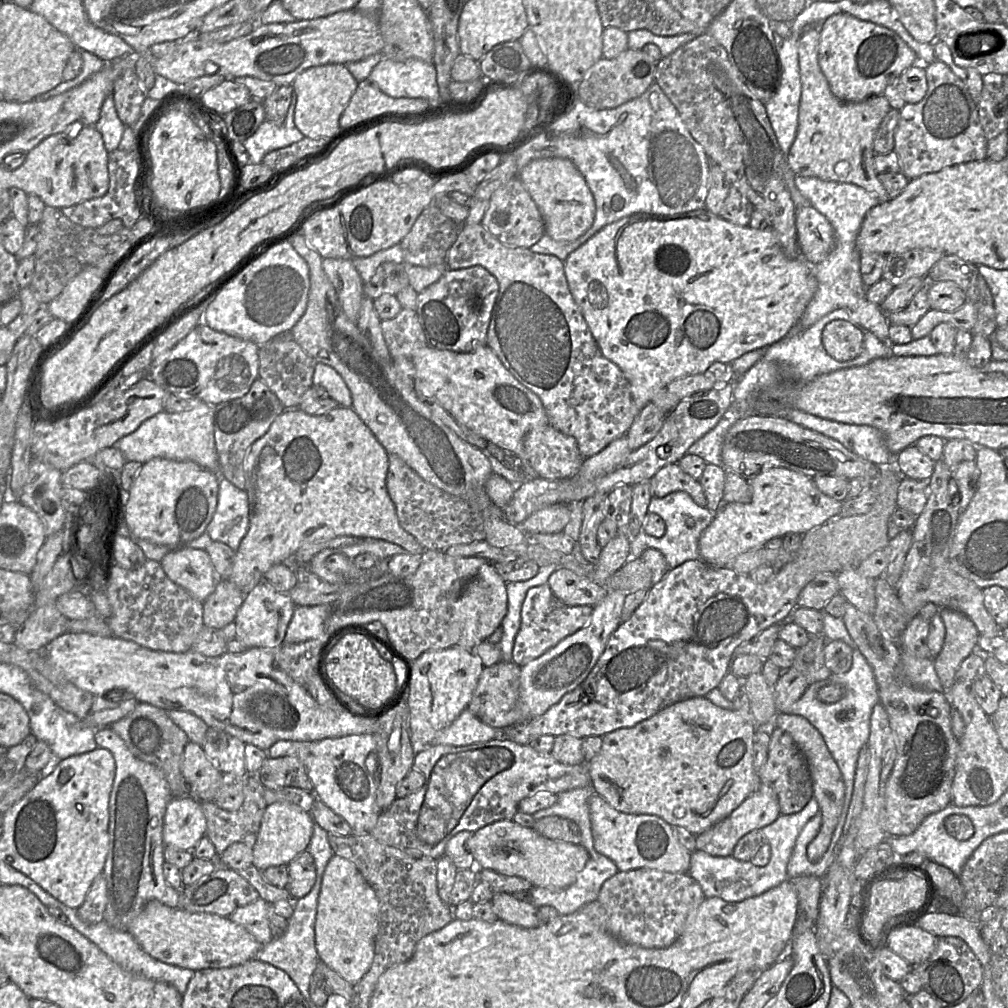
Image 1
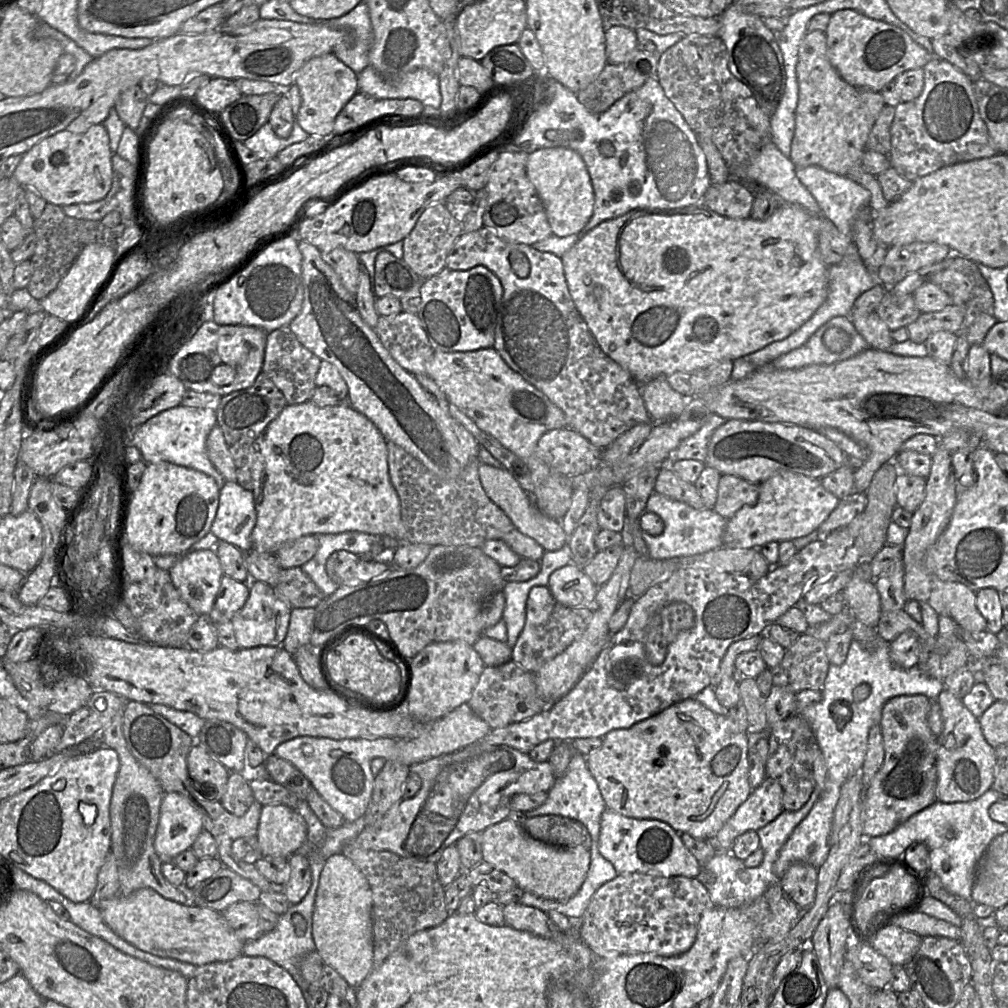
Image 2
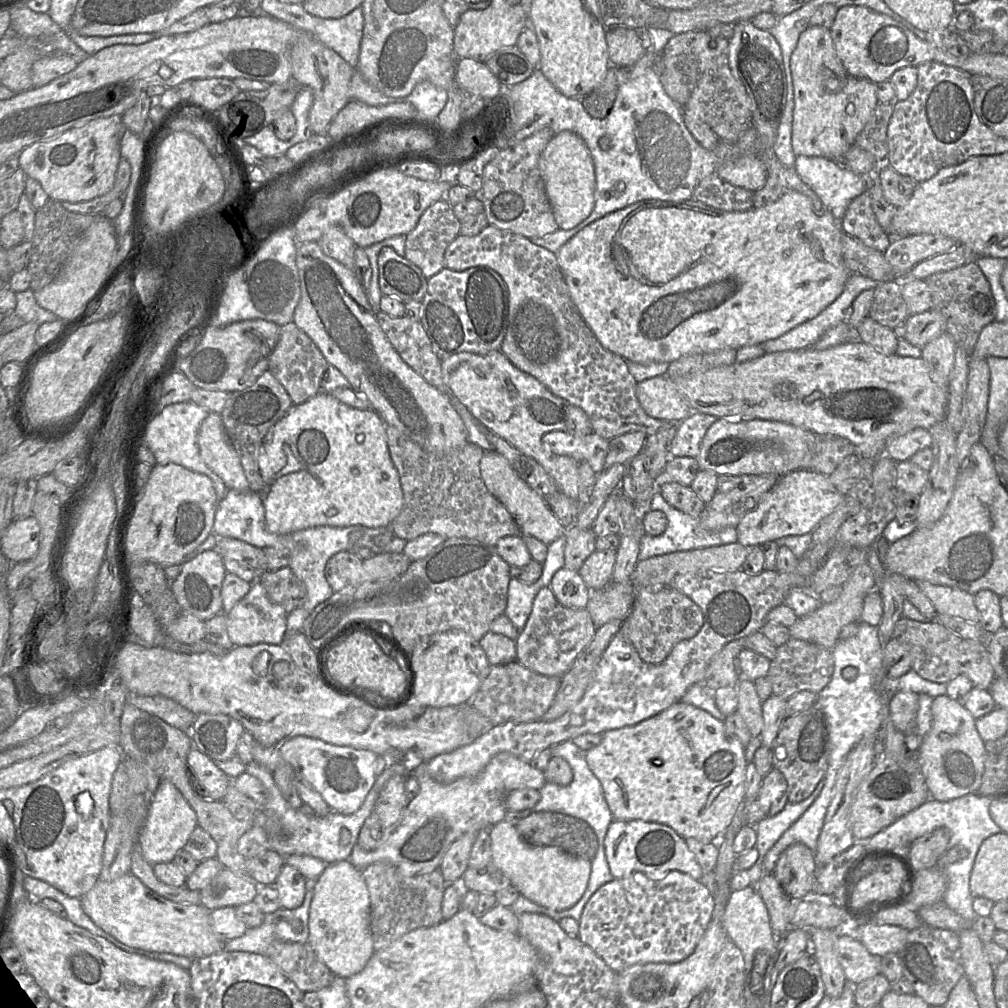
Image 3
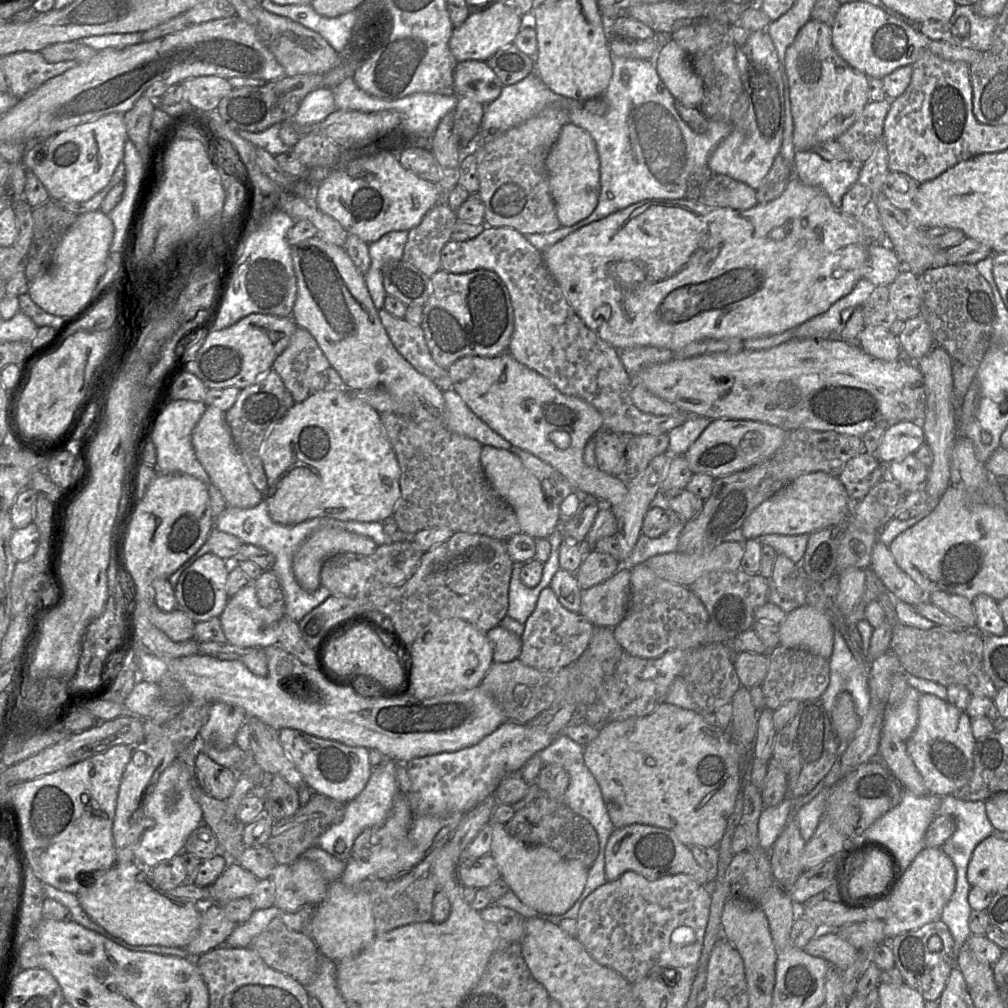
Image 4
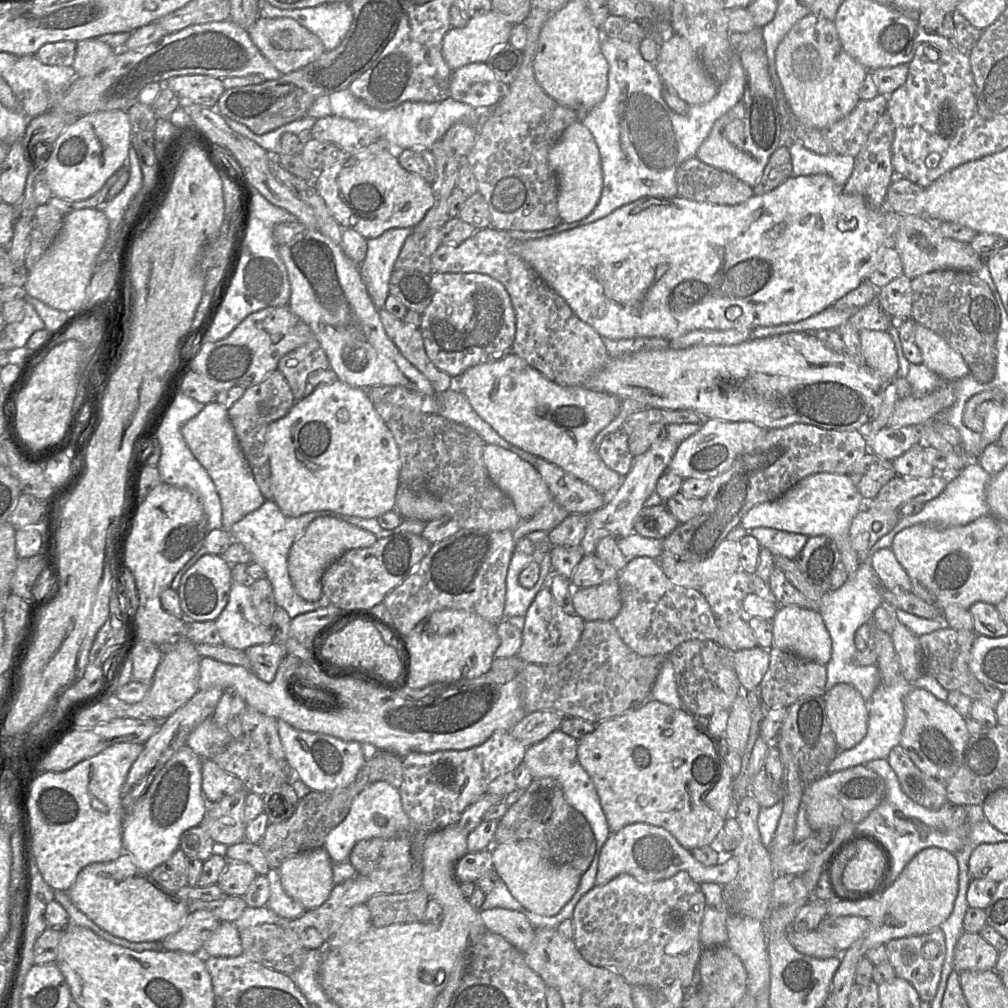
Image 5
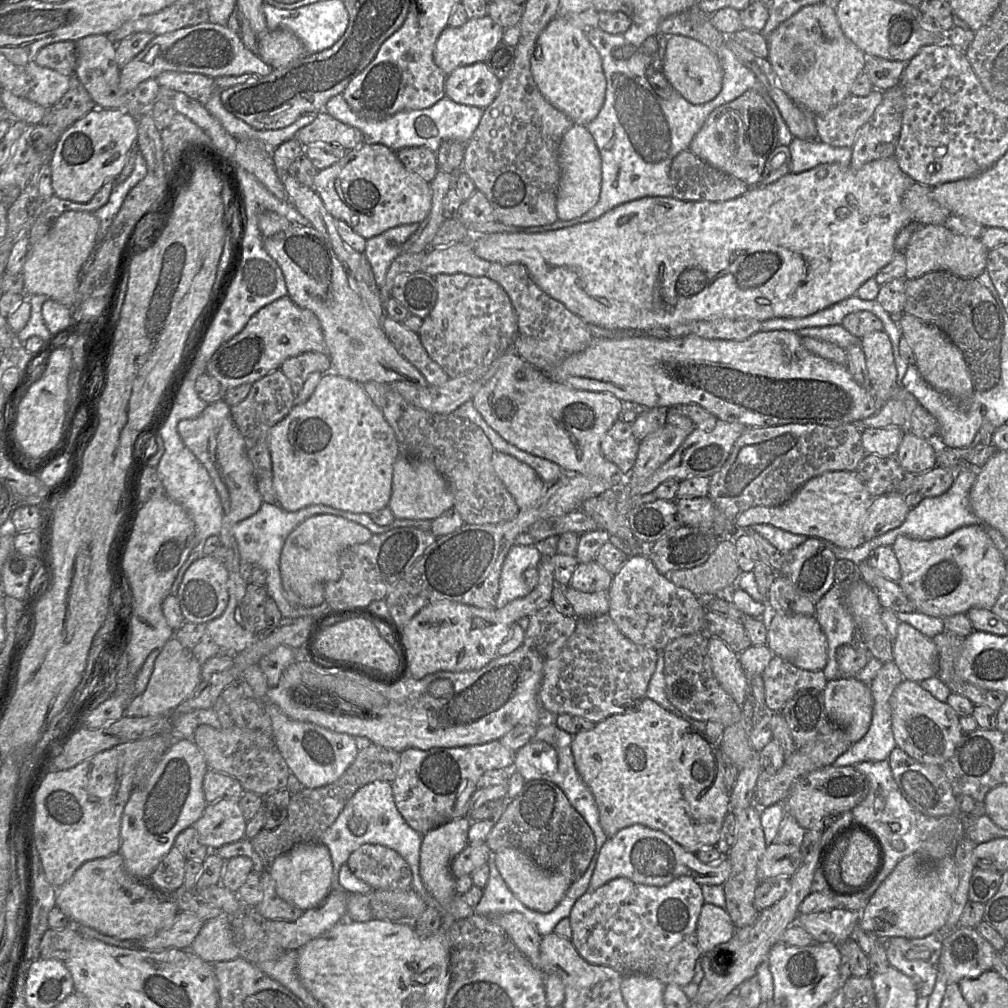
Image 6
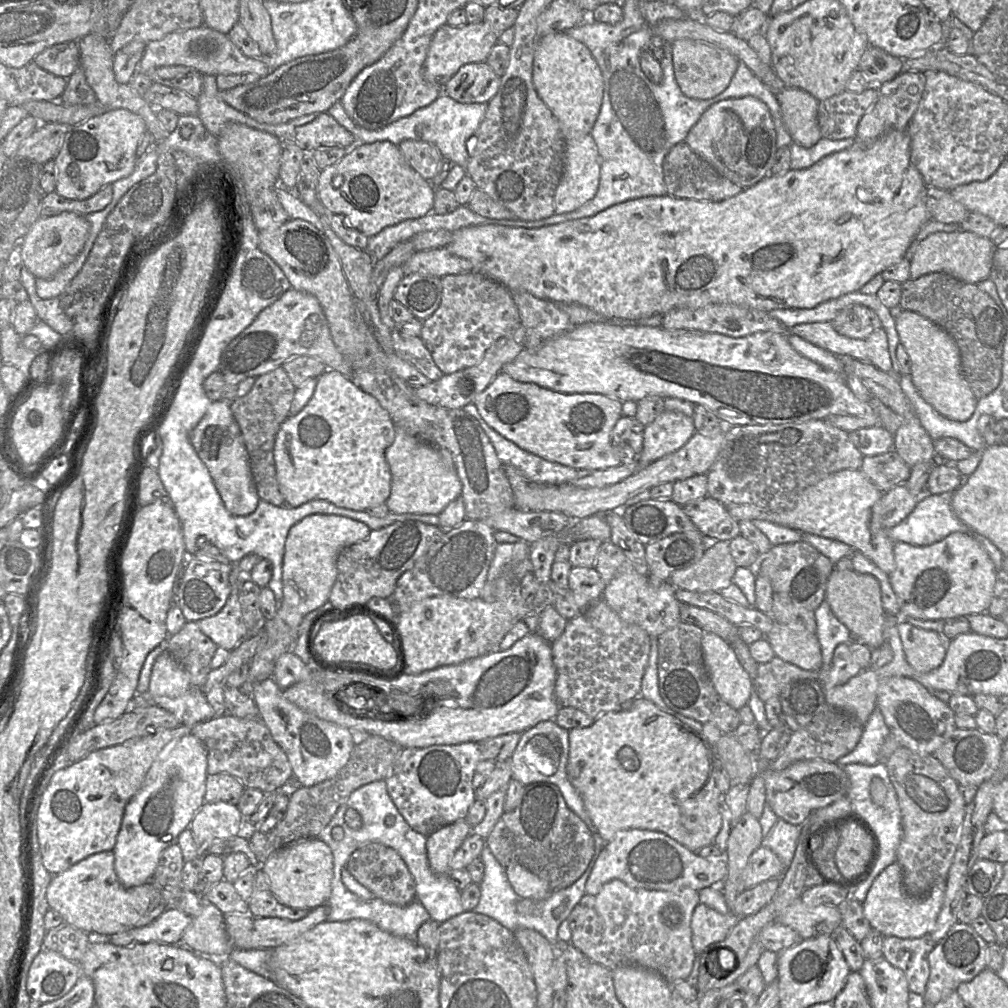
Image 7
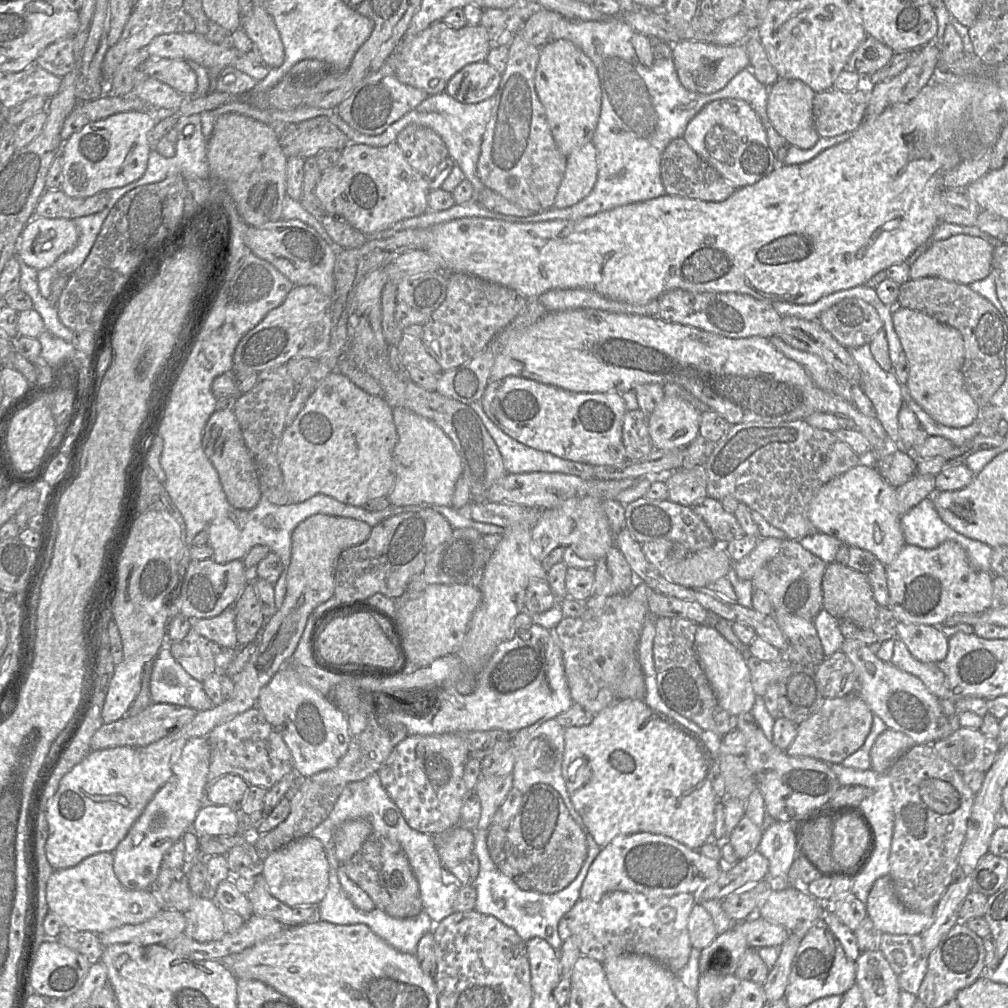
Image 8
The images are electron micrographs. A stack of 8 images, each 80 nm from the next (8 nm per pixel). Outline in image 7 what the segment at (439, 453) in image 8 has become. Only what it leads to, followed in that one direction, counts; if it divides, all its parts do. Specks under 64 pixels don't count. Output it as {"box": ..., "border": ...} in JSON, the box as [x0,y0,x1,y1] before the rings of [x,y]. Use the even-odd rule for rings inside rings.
{"box":[386,427,461,515],"border":[[[396,427],[393,444],[386,450],[386,460],[391,472],[391,493],[386,501],[390,512],[395,514],[432,514],[439,515],[450,502],[461,495],[461,481],[457,475],[453,459],[447,450],[441,450],[420,441],[404,430]]]}

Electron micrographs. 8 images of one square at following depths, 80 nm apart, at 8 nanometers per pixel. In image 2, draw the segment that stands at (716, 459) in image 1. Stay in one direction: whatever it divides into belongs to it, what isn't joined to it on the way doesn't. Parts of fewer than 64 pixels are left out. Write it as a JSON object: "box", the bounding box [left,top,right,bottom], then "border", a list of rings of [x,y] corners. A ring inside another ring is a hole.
{"box":[672,413,726,463],"border":[[[711,413],[704,425],[691,436],[684,439],[672,451],[672,460],[697,459],[704,463],[707,448],[714,430],[726,421],[725,418]]]}

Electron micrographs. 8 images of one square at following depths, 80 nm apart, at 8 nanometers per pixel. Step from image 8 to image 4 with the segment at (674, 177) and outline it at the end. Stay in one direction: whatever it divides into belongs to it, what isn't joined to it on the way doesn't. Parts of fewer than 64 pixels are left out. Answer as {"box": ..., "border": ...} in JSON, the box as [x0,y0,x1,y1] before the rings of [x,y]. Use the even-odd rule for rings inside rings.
{"box":[685,166,757,210],"border":[[[708,166],[693,172],[685,198],[708,206],[746,210],[757,204],[756,190],[744,182],[713,172]]]}

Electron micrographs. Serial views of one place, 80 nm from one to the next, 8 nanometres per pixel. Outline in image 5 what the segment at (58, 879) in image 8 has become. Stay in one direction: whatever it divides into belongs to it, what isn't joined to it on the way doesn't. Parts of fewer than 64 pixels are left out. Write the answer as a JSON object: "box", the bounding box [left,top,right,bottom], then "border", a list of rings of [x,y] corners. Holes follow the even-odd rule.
{"box":[66,852,188,942],"border":[[[125,852],[114,861],[84,867],[66,892],[72,903],[98,927],[130,942],[161,942],[177,932],[188,915],[188,900],[158,884]]]}

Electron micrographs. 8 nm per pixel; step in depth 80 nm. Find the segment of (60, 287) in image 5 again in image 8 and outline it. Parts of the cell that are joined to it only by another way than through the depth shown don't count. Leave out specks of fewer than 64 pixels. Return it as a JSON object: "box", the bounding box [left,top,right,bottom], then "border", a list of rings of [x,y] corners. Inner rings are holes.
{"box":[18,216,78,270],"border":[[[34,216],[20,235],[18,257],[28,266],[41,270],[72,250],[78,238],[72,220]]]}

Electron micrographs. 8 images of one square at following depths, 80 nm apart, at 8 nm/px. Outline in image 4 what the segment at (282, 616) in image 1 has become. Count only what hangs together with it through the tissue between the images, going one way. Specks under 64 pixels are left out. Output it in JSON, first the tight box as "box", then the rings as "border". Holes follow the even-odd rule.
{"box":[219,582,279,648],"border":[[[254,582],[248,583],[229,598],[219,618],[230,644],[239,647],[266,648],[279,643],[278,621],[271,621],[270,613],[259,604]]]}

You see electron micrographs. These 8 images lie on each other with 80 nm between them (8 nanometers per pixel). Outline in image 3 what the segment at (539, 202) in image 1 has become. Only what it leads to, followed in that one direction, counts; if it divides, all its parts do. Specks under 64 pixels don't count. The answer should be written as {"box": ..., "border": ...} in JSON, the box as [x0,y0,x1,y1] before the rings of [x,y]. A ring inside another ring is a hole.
{"box":[539,131,595,230],"border":[[[572,131],[555,134],[540,156],[539,169],[558,228],[569,230],[585,220],[594,208],[595,169],[584,140]]]}

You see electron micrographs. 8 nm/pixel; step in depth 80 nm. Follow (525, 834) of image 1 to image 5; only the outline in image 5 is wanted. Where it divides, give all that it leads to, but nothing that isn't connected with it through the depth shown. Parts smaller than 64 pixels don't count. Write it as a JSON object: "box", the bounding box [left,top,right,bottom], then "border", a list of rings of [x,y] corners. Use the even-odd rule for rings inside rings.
{"box":[492,840,581,916],"border":[[[517,840],[492,845],[493,868],[513,897],[529,911],[554,916],[570,901],[578,889],[581,875],[570,865],[552,862],[543,848],[533,840]]]}

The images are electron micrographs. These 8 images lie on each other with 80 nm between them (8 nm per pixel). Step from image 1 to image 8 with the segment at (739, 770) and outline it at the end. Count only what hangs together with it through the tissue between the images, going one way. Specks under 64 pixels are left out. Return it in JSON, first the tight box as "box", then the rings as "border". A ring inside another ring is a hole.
{"box":[562,699,720,850],"border":[[[639,699],[616,701],[595,714],[590,724],[565,728],[564,733],[565,747],[562,775],[572,804],[580,814],[592,837],[601,848],[607,846],[618,836],[639,832],[668,836],[693,850],[699,850],[705,843],[713,839],[715,806],[720,801],[712,787],[712,767],[716,761],[709,755],[701,735],[689,730],[670,716],[650,708],[644,700]]]}

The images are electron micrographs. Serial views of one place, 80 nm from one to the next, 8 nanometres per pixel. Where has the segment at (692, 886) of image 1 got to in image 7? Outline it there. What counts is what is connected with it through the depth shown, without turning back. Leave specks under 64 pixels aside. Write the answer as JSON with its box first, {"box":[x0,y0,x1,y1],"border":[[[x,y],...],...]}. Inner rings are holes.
{"box":[566,879,700,984],"border":[[[615,879],[606,883],[599,893],[595,895],[585,894],[579,903],[573,908],[572,912],[566,919],[571,929],[572,937],[570,943],[585,956],[596,963],[599,963],[610,970],[623,966],[639,966],[654,971],[661,975],[668,983],[673,984],[677,980],[686,980],[690,975],[694,960],[697,956],[692,944],[691,919],[696,906],[700,904],[699,892],[688,887],[671,891],[648,890],[643,888],[633,888],[623,881]]]}

